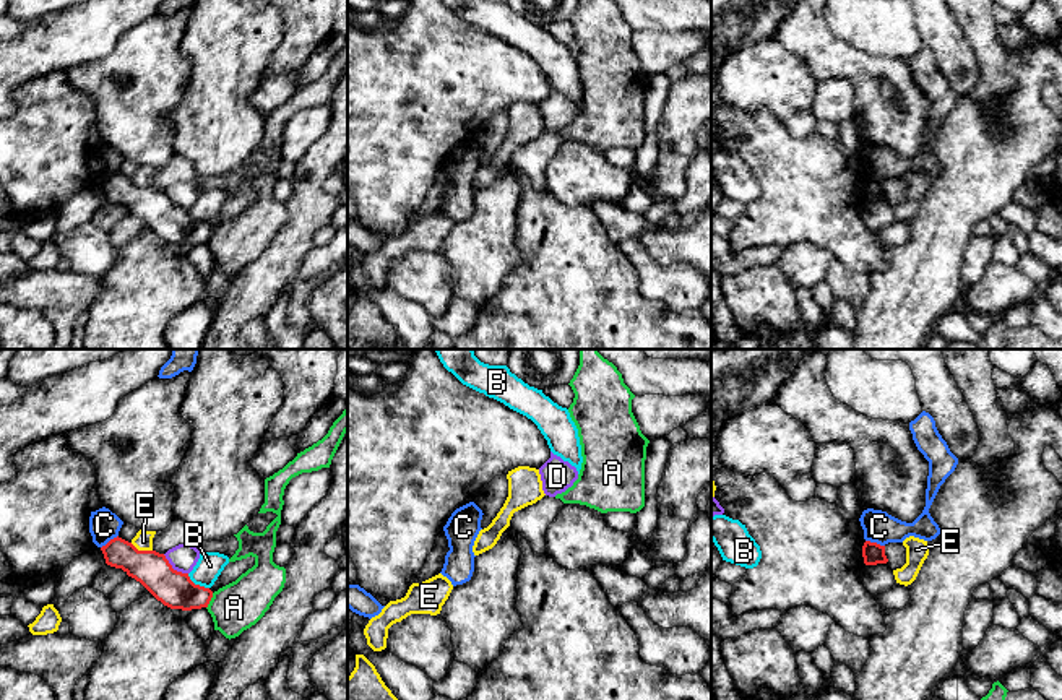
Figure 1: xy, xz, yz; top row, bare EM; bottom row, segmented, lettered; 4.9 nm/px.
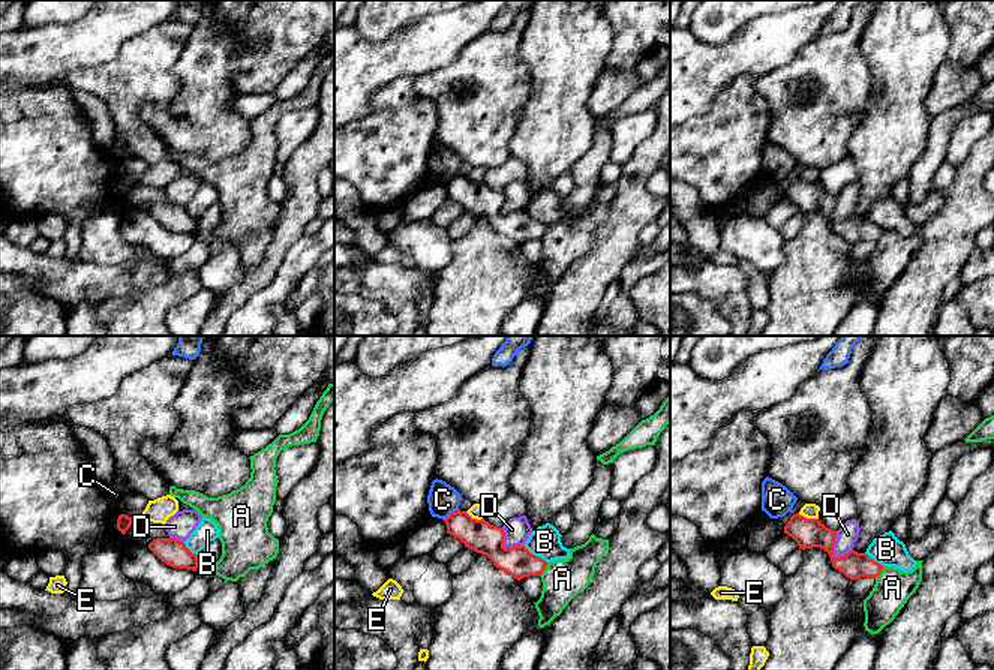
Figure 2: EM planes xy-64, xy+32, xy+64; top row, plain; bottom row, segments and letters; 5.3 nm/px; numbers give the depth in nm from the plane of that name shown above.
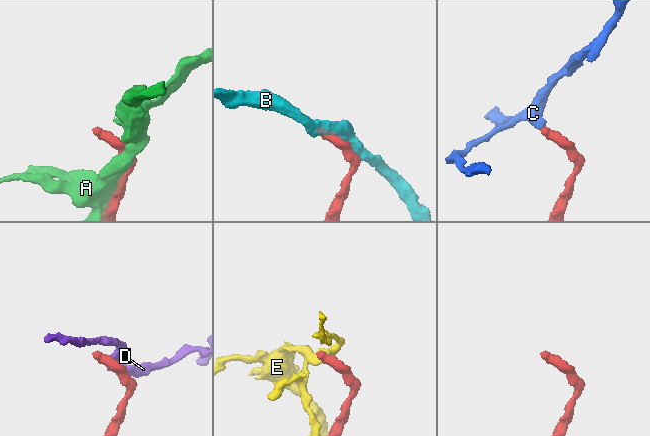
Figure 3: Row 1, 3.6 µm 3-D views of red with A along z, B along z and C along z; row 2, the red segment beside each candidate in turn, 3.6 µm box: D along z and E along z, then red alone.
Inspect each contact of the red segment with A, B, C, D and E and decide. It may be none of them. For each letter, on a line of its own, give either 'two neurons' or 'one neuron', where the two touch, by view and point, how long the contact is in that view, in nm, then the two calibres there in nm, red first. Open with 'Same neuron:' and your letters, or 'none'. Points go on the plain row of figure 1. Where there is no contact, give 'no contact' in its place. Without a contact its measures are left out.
Same neuron: none
A: two neurons; contact xy (210, 236); length 90 nm; calibres 180 and 240 nm
B: two neurons; contact xy (197, 221); length 130 nm; calibres 180 and 130 nm
C: two neurons; contact yz (876, 179); length 100 nm; calibres 110 and 160 nm
D: two neurons; contact xy (172, 205); length 160 nm; calibres 180 and 140 nm
E: two neurons; contact xy (142, 187); length 120 nm; calibres 180 and 100 nm

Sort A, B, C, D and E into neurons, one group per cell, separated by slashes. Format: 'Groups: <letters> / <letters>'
Groups: A / B / C / D / E

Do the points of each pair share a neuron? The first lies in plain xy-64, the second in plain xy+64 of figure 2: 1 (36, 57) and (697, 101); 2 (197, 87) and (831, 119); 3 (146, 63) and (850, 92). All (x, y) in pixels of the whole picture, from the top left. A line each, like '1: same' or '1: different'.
1: same
2: different
3: same

